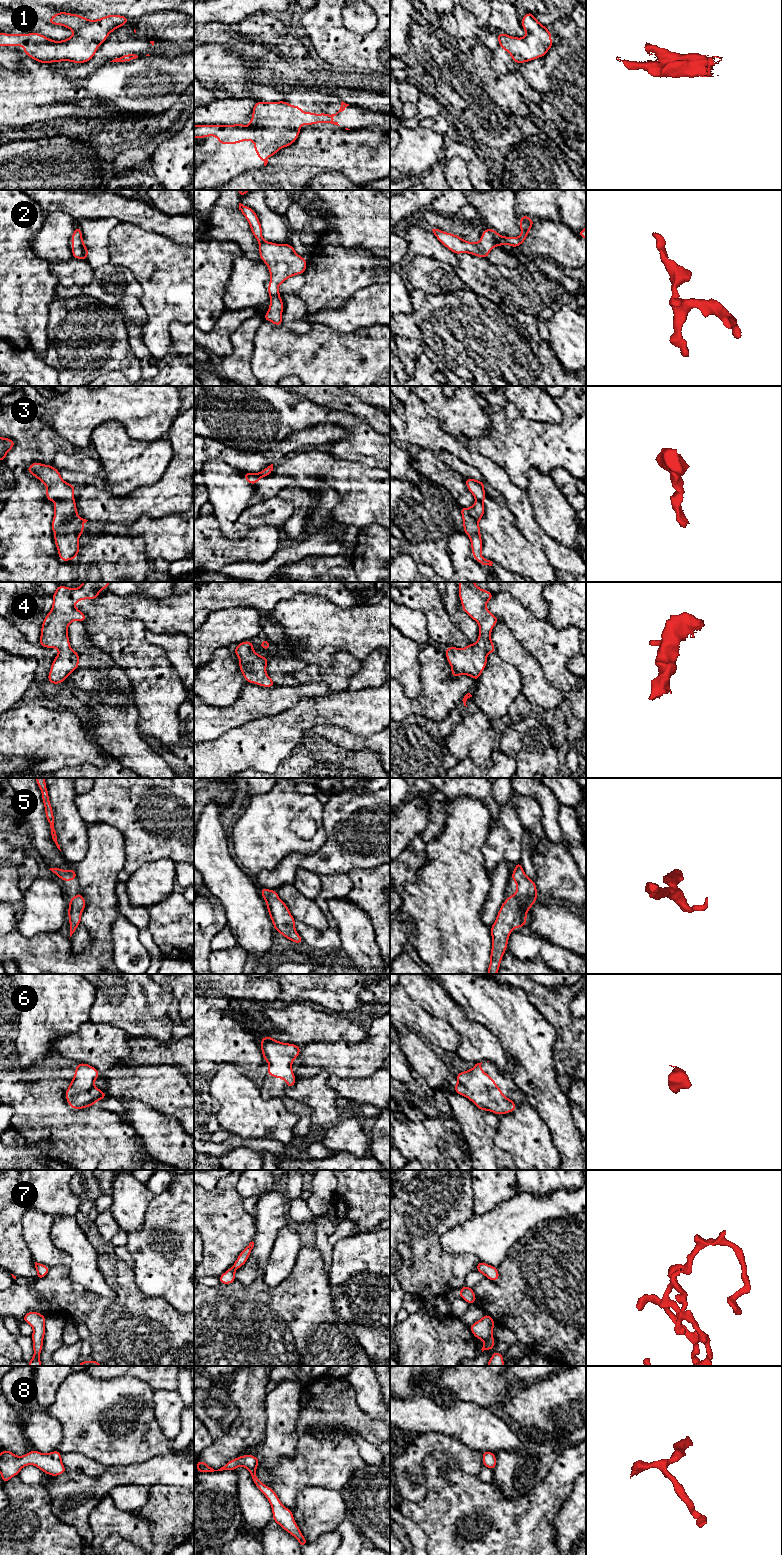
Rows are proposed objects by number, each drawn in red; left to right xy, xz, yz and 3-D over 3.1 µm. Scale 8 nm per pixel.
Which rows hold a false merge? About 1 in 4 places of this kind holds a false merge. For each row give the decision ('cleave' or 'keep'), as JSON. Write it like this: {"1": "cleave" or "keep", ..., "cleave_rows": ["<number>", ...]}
{"1": "keep", "2": "keep", "3": "keep", "4": "keep", "5": "keep", "6": "keep", "7": "keep", "8": "keep", "cleave_rows": []}

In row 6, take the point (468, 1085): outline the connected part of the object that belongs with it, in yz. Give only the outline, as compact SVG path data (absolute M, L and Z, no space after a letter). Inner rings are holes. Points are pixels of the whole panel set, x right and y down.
M481 1063L456 1075L455 1093L467 1097L481 1111L491 1111L496 1115L516 1110L517 1105L507 1098L493 1078L481 1068Z

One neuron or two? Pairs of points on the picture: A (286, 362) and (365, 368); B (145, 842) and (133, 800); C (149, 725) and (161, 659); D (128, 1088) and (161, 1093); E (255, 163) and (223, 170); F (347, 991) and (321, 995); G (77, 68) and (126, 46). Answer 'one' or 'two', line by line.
A: one
B: one
C: one
D: one
E: one
F: one
G: one

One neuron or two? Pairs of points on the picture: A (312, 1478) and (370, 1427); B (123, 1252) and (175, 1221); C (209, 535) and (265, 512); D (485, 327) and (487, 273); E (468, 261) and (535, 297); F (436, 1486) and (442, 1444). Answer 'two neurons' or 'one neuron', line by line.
A: one neuron
B: two neurons
C: two neurons
D: two neurons
E: one neuron
F: two neurons

